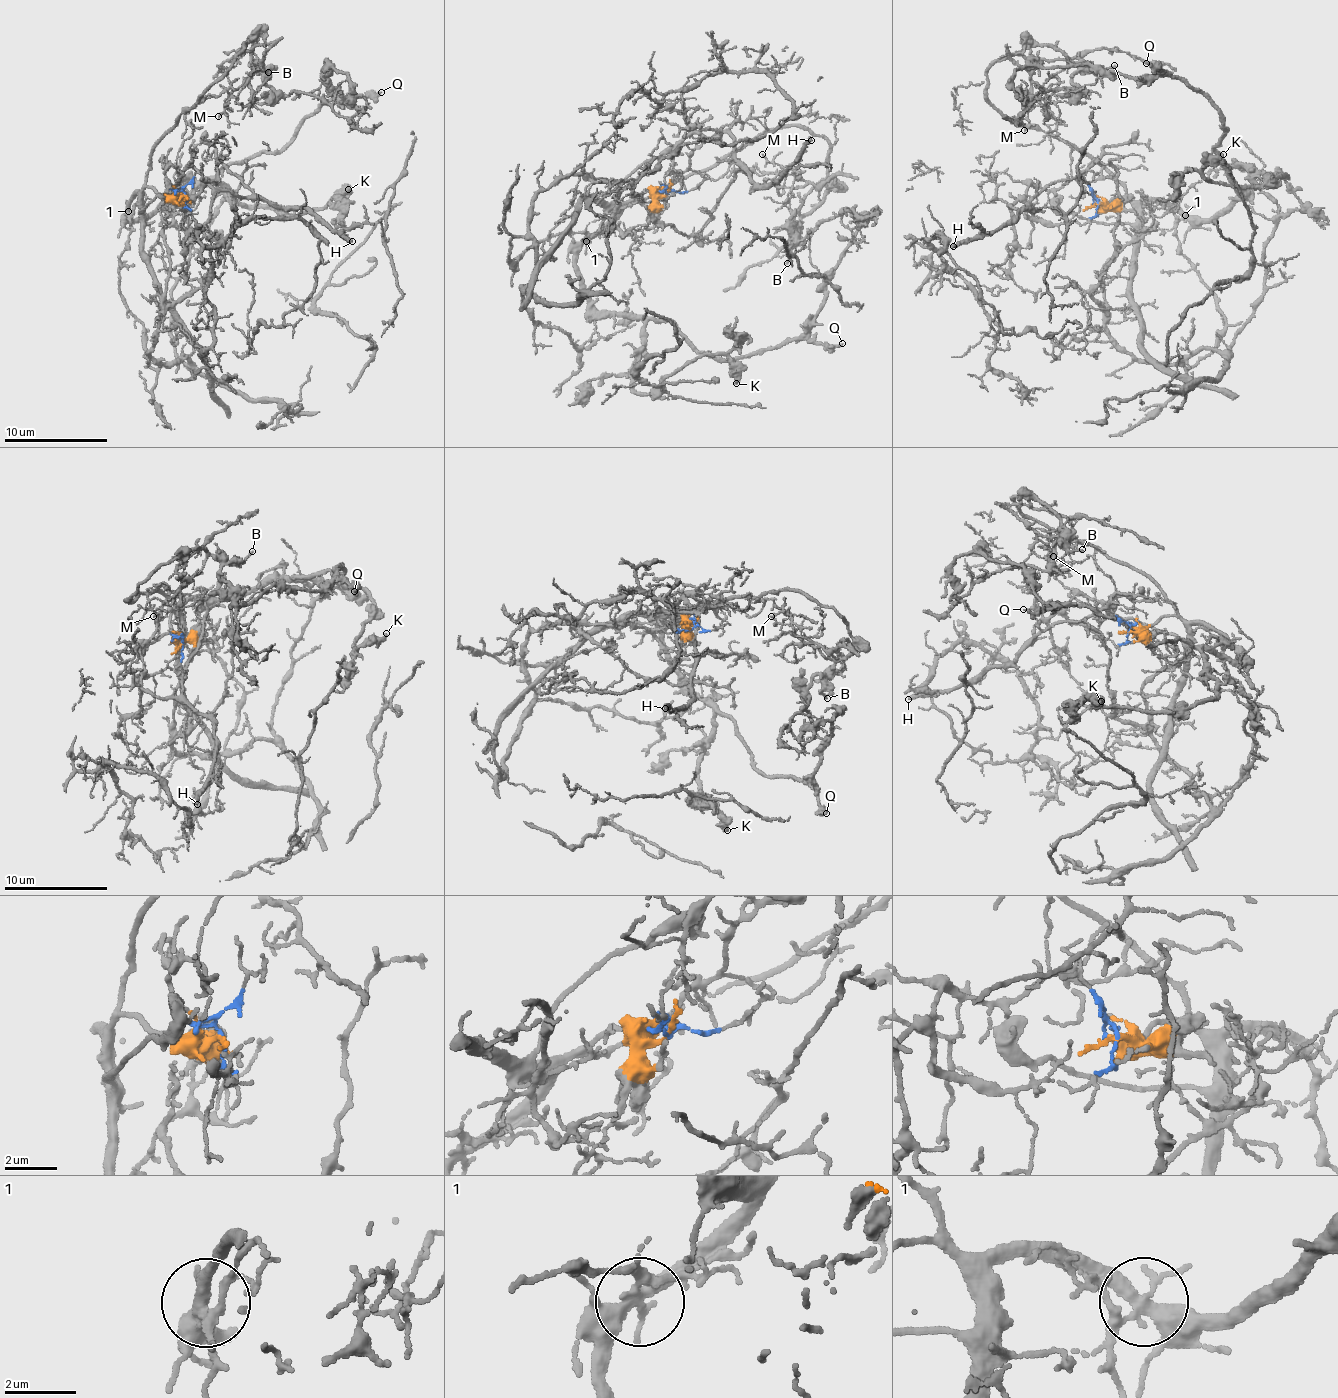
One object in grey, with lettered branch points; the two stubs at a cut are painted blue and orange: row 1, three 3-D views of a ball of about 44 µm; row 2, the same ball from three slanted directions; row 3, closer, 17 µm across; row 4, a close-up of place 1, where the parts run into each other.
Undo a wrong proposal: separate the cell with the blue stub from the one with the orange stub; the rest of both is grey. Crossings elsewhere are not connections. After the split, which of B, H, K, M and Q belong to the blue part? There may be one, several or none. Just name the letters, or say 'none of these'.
H, M

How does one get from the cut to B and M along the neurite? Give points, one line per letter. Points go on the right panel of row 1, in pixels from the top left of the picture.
B: (1099, 202), (1125, 185), (1002, 115), (987, 77), (1036, 46), (1098, 72), (1115, 64)
M: (1099, 202), (1081, 225), (1025, 214), (1025, 192), (1071, 178), (1072, 160), (1033, 98), (1023, 131)

